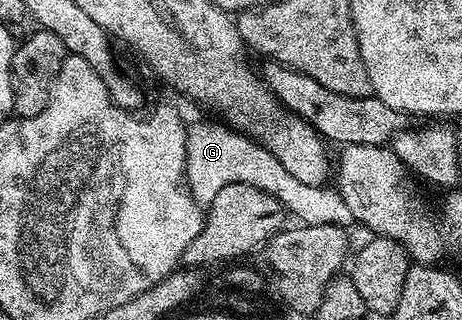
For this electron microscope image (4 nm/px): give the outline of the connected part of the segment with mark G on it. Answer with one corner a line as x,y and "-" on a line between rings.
191,122
185,134
186,191
201,206
207,206
220,189
228,184
251,184
279,199
286,211
297,216
304,225
335,225
346,227
349,209
340,193
331,186
307,185
294,178
269,149
248,135
228,125
213,122

